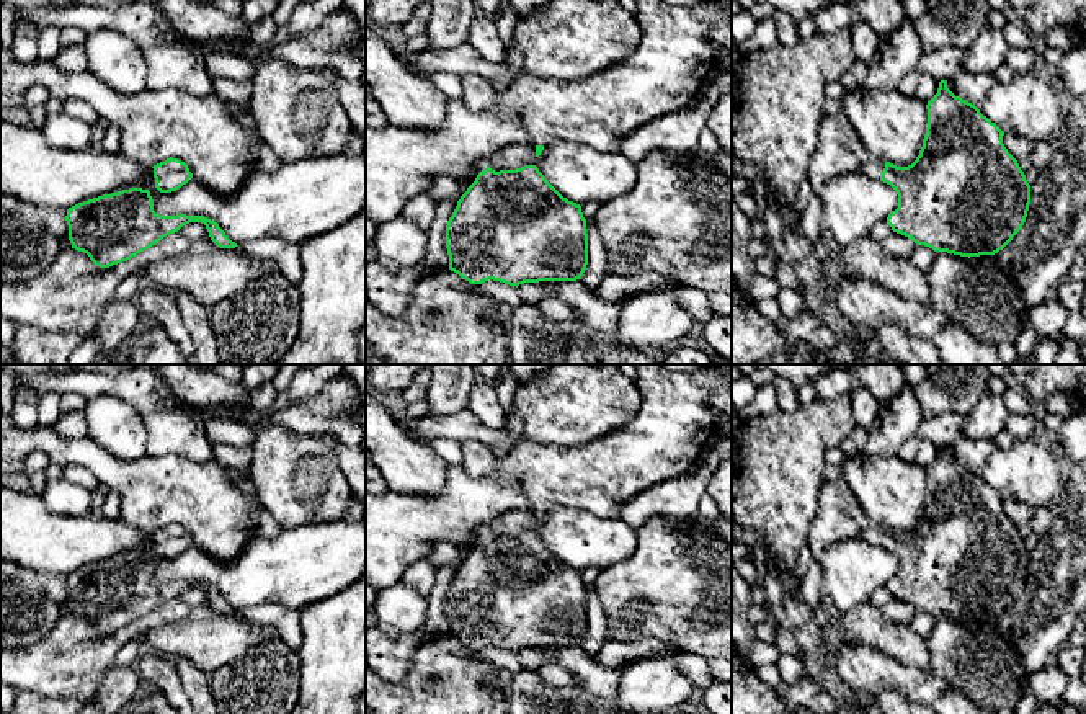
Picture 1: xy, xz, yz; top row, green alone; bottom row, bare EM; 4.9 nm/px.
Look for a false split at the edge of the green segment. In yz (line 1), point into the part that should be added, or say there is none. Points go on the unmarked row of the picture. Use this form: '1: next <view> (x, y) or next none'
1: next yz (840, 515)

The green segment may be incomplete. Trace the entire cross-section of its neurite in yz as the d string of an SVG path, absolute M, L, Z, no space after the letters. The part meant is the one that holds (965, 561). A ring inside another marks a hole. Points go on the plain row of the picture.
M947 446L926 475L923 513L908 533L874 523L844 480L825 482L810 524L810 554L820 559L841 539L864 539L897 557L898 573L887 583L893 598L934 618L995 621L1022 595L1030 551L1004 513L1004 498L955 462Z

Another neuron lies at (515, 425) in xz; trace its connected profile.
M511 405L506 410L506 426L505 426L513 436L523 440L524 436L524 422L523 418L516 413L514 407Z

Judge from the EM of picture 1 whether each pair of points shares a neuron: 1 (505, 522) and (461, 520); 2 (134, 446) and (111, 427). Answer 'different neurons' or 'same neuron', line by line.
1: different neurons
2: same neuron

